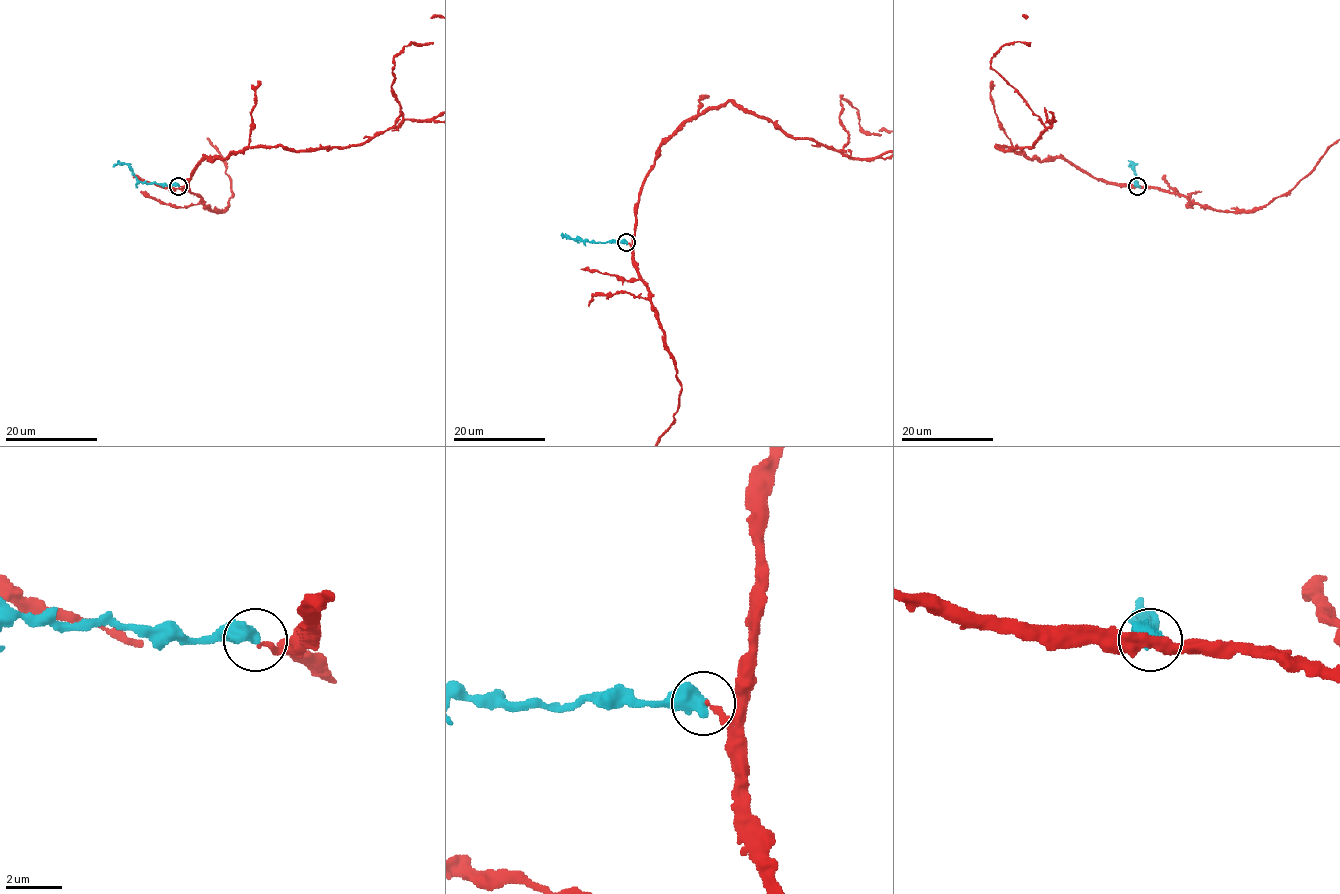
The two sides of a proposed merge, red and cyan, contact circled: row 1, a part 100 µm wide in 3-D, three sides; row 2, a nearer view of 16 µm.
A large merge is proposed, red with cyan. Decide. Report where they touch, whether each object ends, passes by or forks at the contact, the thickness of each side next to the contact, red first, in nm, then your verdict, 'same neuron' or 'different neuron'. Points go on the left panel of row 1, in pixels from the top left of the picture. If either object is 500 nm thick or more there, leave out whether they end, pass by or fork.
place (178, 186); calibres 190 and 600 nm; different neuron

